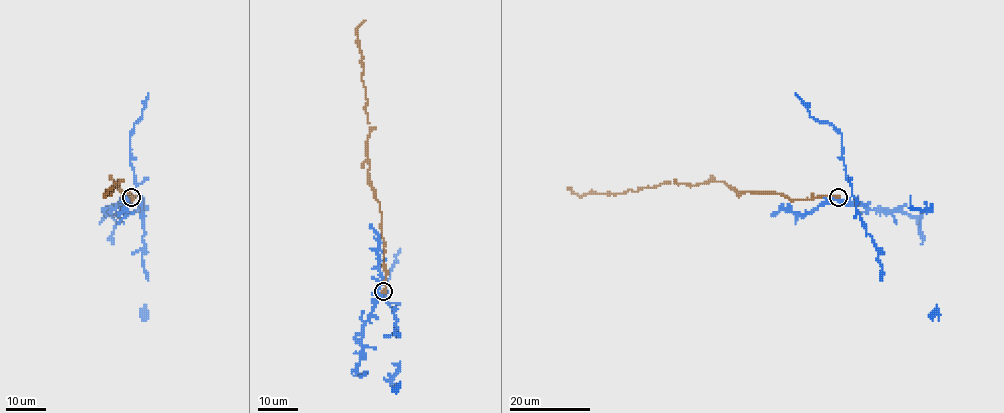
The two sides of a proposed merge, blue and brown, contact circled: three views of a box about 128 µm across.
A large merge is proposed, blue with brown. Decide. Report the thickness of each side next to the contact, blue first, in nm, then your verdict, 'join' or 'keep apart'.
calibres 200 and 500 nm; keep apart

